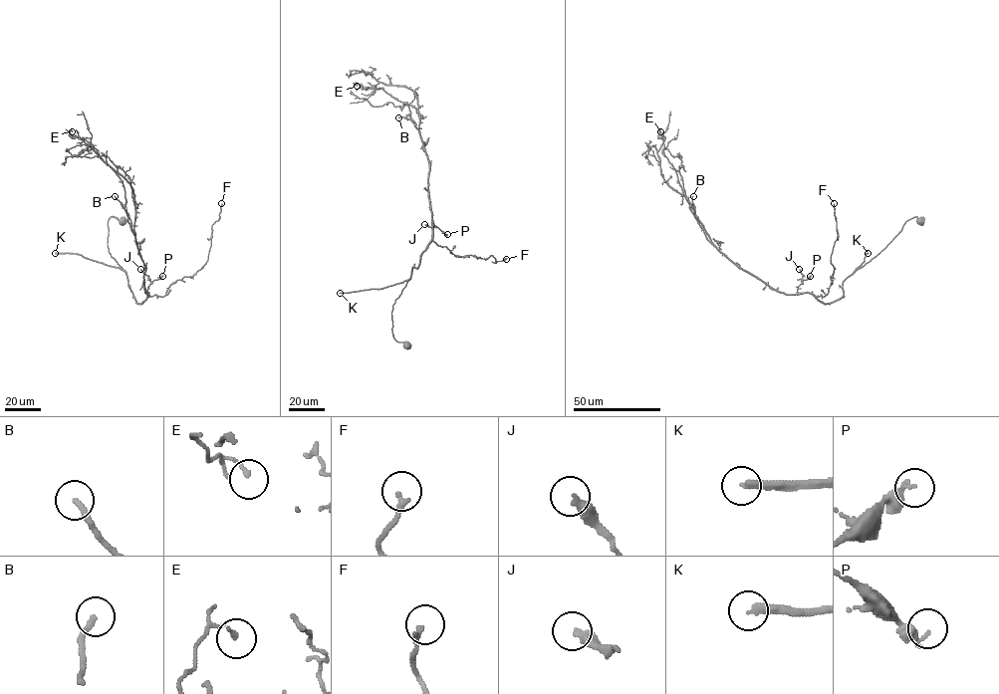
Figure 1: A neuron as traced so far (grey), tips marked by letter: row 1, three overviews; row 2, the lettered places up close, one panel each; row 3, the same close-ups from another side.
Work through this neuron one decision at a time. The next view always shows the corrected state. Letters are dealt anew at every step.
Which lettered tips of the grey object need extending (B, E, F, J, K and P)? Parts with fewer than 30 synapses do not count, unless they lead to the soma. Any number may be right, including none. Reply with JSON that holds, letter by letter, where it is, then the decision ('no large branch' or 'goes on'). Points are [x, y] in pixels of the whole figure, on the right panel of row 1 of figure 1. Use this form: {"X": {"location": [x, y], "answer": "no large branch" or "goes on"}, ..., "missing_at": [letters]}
{"B": {"location": [693, 196], "answer": "goes on"}, "E": {"location": [660, 131], "answer": "no large branch"}, "F": {"location": [834, 203], "answer": "no large branch"}, "J": {"location": [799, 269], "answer": "no large branch"}, "K": {"location": [868, 253], "answer": "goes on"}, "P": {"location": [810, 276], "answer": "no large branch"}, "missing_at": ["B", "K"]}

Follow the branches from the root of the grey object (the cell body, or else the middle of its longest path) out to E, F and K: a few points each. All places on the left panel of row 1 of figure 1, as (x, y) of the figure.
E: (123, 220), (109, 219), (109, 252), (140, 303), (148, 293), (132, 188), (72, 131)
F: (123, 220), (109, 219), (109, 252), (140, 303), (147, 297), (163, 297), (171, 284), (203, 265), (221, 203)
K: (123, 220), (113, 216), (109, 219), (108, 246), (124, 269), (80, 254), (55, 253)

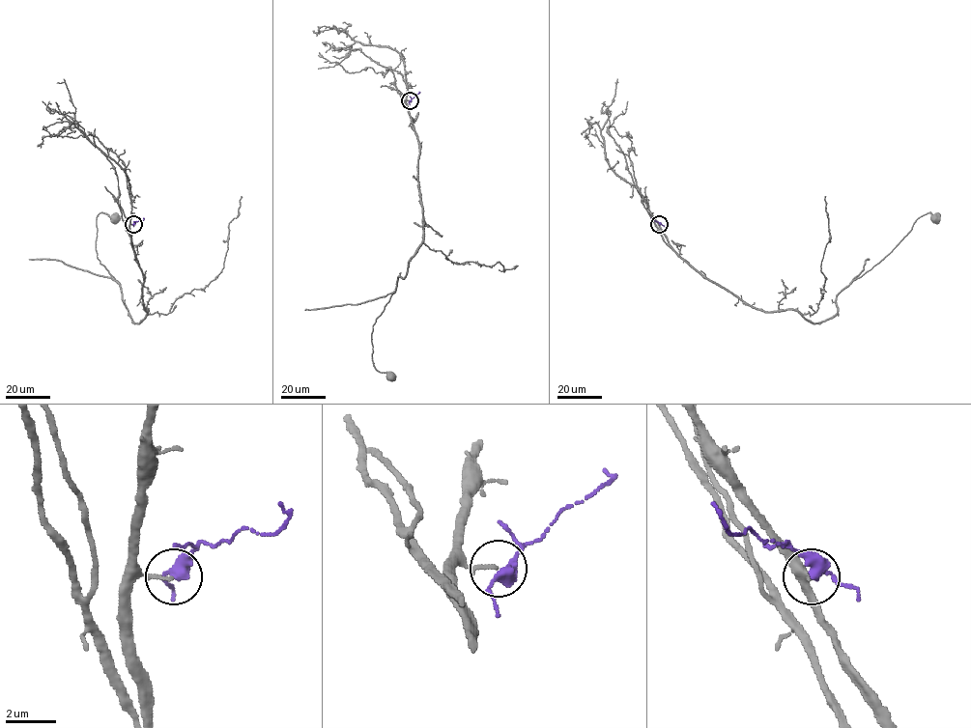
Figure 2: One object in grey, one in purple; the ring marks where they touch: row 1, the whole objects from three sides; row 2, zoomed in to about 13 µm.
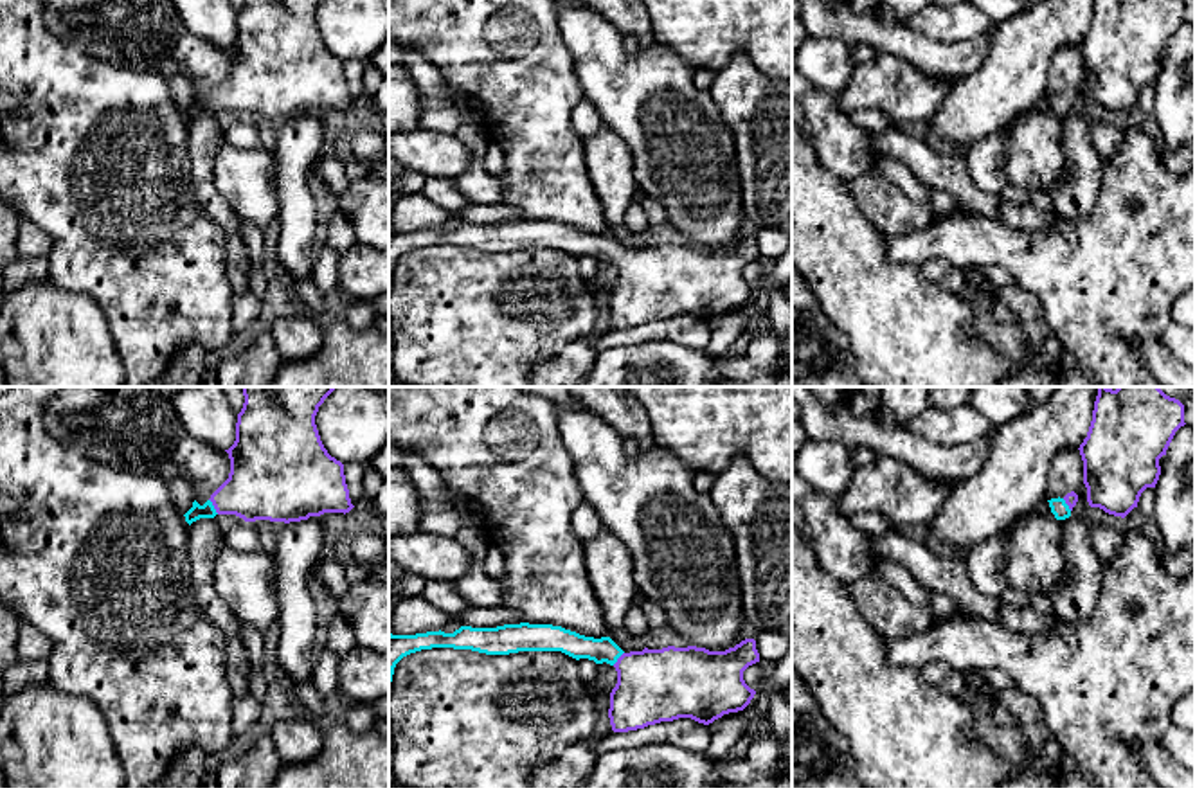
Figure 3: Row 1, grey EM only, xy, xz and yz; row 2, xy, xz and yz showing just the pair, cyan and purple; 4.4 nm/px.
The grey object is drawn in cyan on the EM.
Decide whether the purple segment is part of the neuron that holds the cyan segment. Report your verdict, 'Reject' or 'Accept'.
Accept

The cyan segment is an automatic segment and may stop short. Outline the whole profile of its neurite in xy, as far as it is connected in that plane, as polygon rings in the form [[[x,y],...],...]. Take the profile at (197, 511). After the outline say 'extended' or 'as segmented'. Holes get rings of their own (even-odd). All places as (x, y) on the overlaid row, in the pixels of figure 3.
[[[243,387],[245,403],[238,414],[236,441],[225,450],[230,459],[229,479],[200,506],[184,515],[191,525],[200,518],[236,515],[245,522],[301,522],[324,513],[349,513],[344,464],[324,448],[315,416],[337,387]]]; extended

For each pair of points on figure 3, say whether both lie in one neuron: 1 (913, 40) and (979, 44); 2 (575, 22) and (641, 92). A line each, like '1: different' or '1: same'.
1: same
2: same

